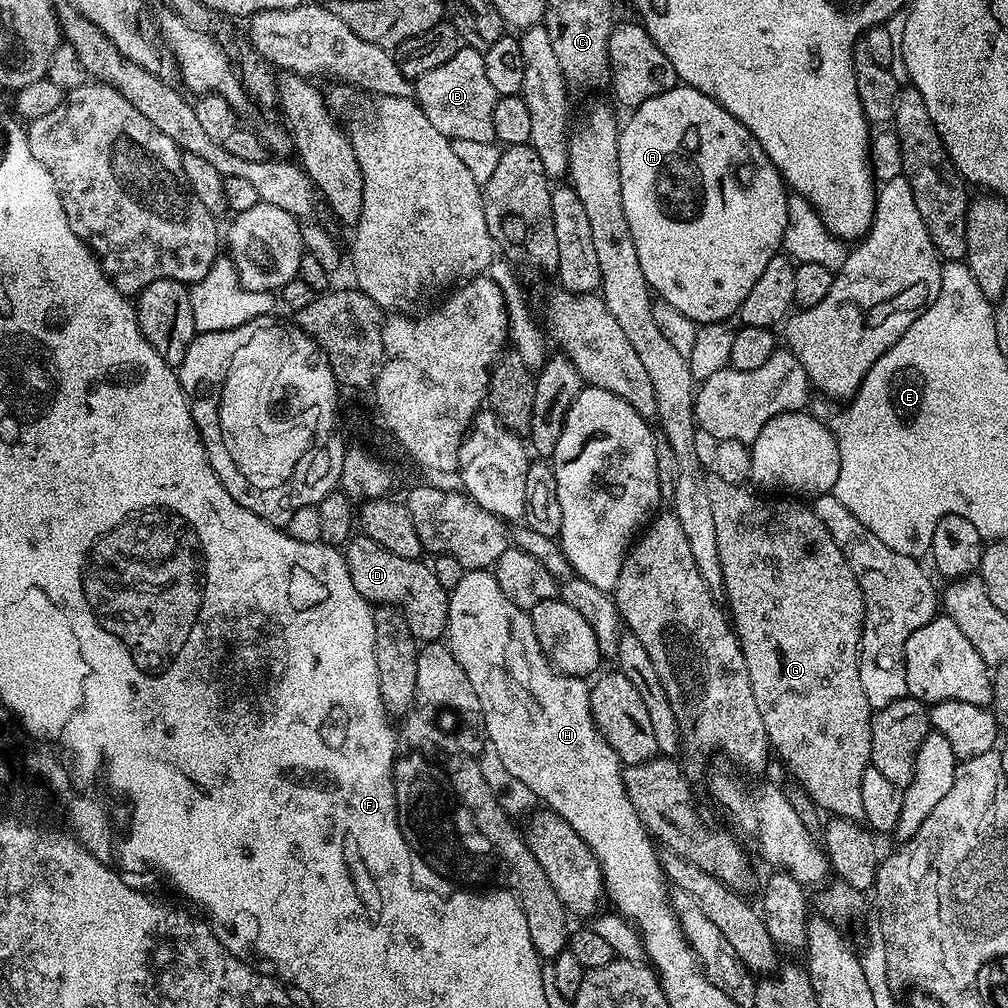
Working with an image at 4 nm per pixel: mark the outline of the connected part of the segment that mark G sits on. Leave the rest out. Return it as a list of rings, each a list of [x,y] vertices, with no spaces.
[[[717,478],[709,479],[708,489],[710,490],[710,507],[714,514],[714,527],[716,534],[718,534],[718,558],[722,560],[722,578],[724,579],[723,595],[728,596],[728,604],[732,607],[730,610],[730,622],[734,627],[737,640],[740,641],[740,649],[746,658],[746,670],[750,674],[750,690],[754,690],[754,706],[758,706],[758,714],[762,714],[762,726],[766,726],[766,734],[768,735],[768,742],[773,753],[776,752],[784,759],[786,767],[792,771],[792,776],[801,784],[802,787],[808,791],[808,796],[820,808],[825,808],[828,814],[833,817],[840,817],[846,820],[863,821],[864,811],[862,810],[862,774],[870,766],[872,755],[870,754],[870,738],[872,737],[872,714],[874,709],[866,702],[866,694],[862,694],[862,682],[860,681],[860,657],[858,655],[860,650],[860,629],[864,627],[864,595],[858,586],[858,578],[854,578],[854,570],[850,570],[850,566],[846,562],[846,558],[842,554],[842,550],[838,550],[838,542],[834,542],[834,538],[830,538],[830,530],[826,530],[826,526],[816,516],[815,511],[811,507],[808,508],[807,503],[801,502],[796,498],[784,498],[781,504],[775,504],[775,499],[765,498],[763,495],[757,494],[755,491],[747,492],[747,487],[739,484],[731,484],[724,482]]]

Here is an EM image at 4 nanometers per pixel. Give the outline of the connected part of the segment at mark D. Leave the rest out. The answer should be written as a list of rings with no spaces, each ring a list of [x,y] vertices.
[[[360,534],[349,539],[344,561],[350,570],[354,590],[373,605],[391,604],[399,608],[417,642],[436,642],[447,633],[450,593],[438,583],[438,578],[434,578],[431,567],[423,559],[398,558],[398,554],[390,554],[390,550]]]

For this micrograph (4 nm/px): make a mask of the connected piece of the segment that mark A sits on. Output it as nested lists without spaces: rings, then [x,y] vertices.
[[[677,86],[666,90],[666,94],[658,94],[642,106],[631,109],[628,125],[620,128],[620,145],[618,146],[618,166],[620,167],[620,185],[622,186],[622,210],[626,214],[626,222],[630,226],[630,234],[634,238],[634,250],[638,250],[638,262],[642,262],[642,274],[646,278],[648,287],[661,300],[668,300],[670,306],[682,310],[697,325],[718,324],[727,321],[727,316],[735,317],[739,313],[742,302],[746,302],[746,294],[754,287],[754,282],[762,278],[762,270],[770,266],[770,262],[781,251],[786,230],[786,214],[788,213],[789,189],[786,187],[780,171],[770,162],[766,150],[718,102],[714,102],[697,88]]]

